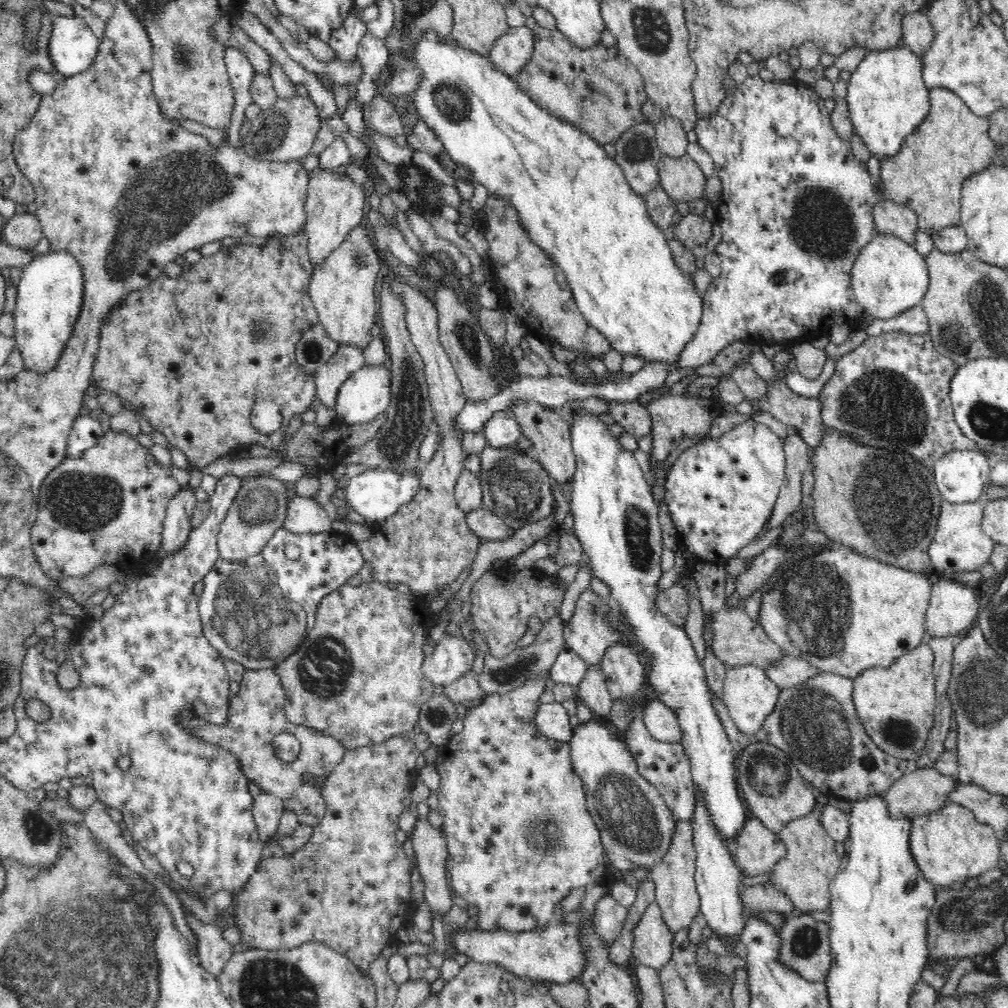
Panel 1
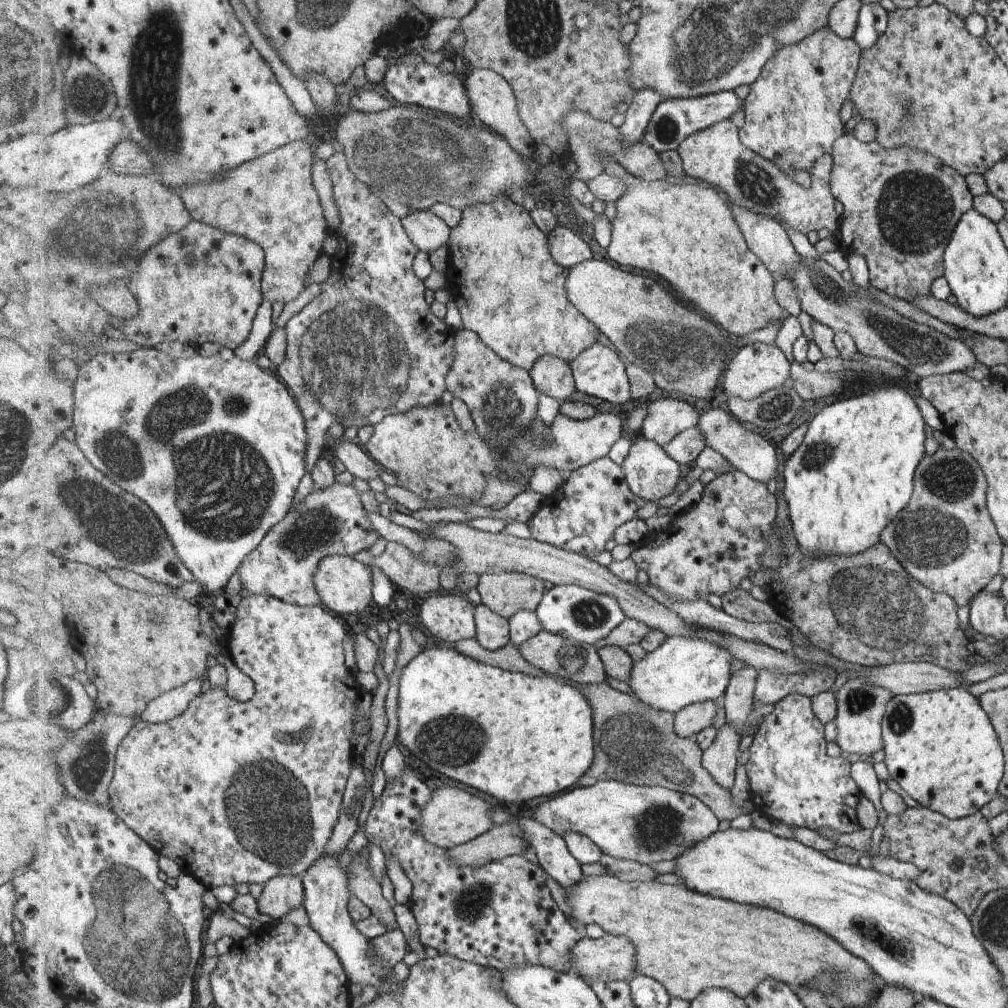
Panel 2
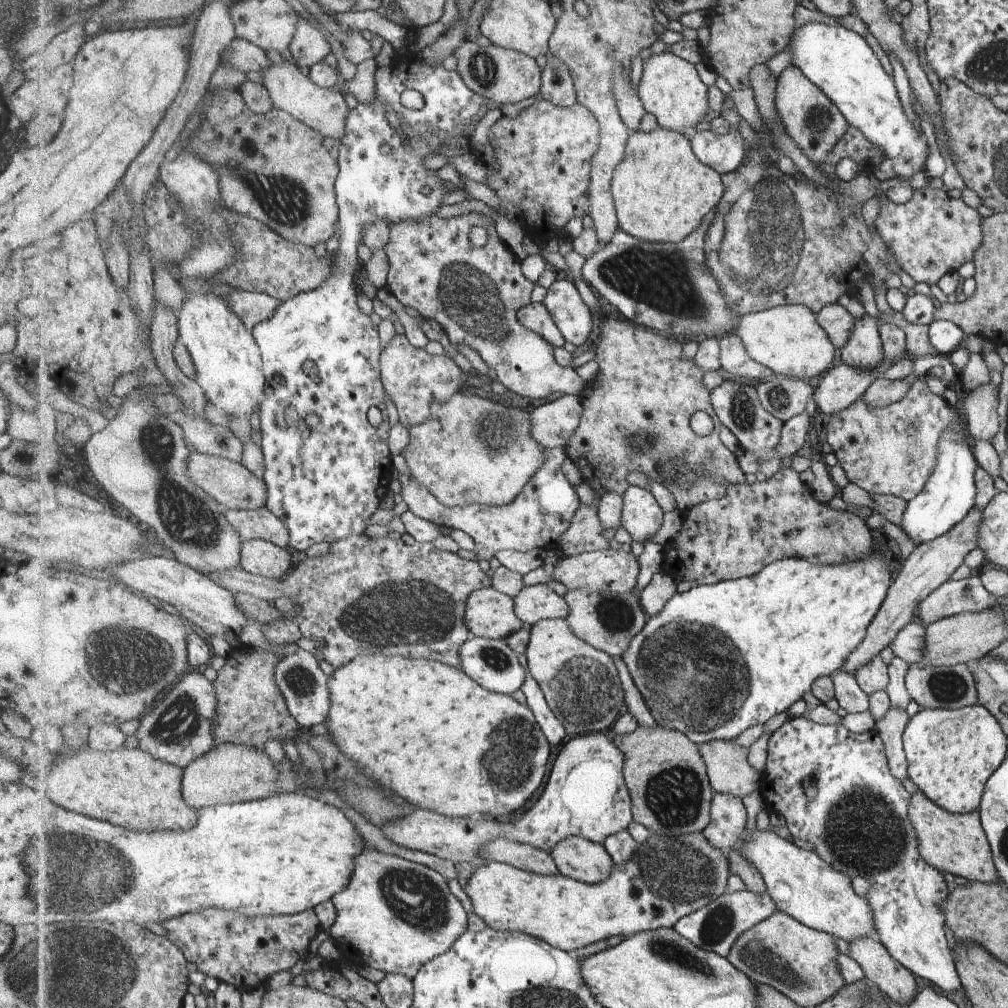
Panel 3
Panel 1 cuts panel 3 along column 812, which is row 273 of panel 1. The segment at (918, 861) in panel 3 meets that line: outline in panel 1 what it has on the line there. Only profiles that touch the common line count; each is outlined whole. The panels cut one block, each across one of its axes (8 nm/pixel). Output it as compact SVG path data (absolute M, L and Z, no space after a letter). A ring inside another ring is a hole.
M760 75L752 78L748 76L737 83L734 97L725 96L717 107L710 111L710 115L697 117L693 122L693 130L698 136L697 142L712 157L715 164L715 172L721 180L722 197L720 199L719 220L722 237L718 242L715 252L720 258L721 272L718 278L713 278L712 282L704 294L704 306L702 322L694 338L688 342L688 346L682 352L680 366L684 371L689 371L691 367L696 368L704 363L709 363L723 348L738 341L750 341L761 344L782 344L788 340L799 338L803 342L814 335L826 334L831 322L846 322L850 326L855 326L855 320L859 314L864 312L859 306L856 295L851 287L851 266L856 258L860 247L863 247L877 232L873 223L871 206L880 199L885 198L881 192L878 182L871 178L866 169L866 163L859 162L852 153L851 145L842 142L839 136L833 131L828 109L824 105L824 98L814 91L813 86L808 86L796 78L788 82L780 80L764 81Z

